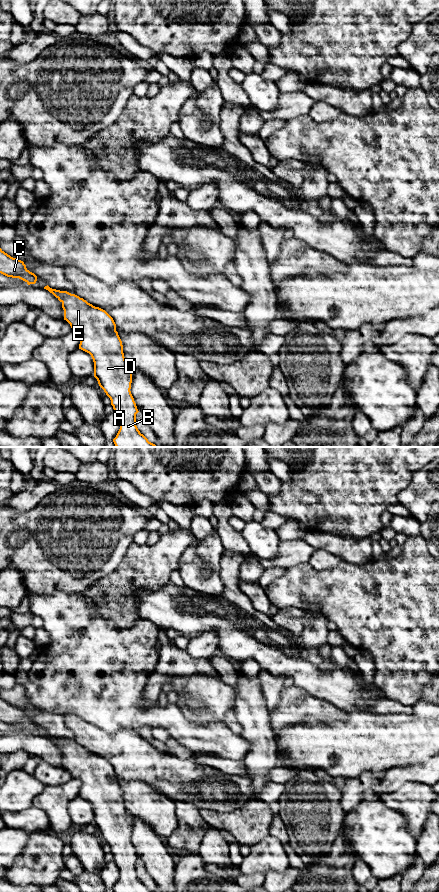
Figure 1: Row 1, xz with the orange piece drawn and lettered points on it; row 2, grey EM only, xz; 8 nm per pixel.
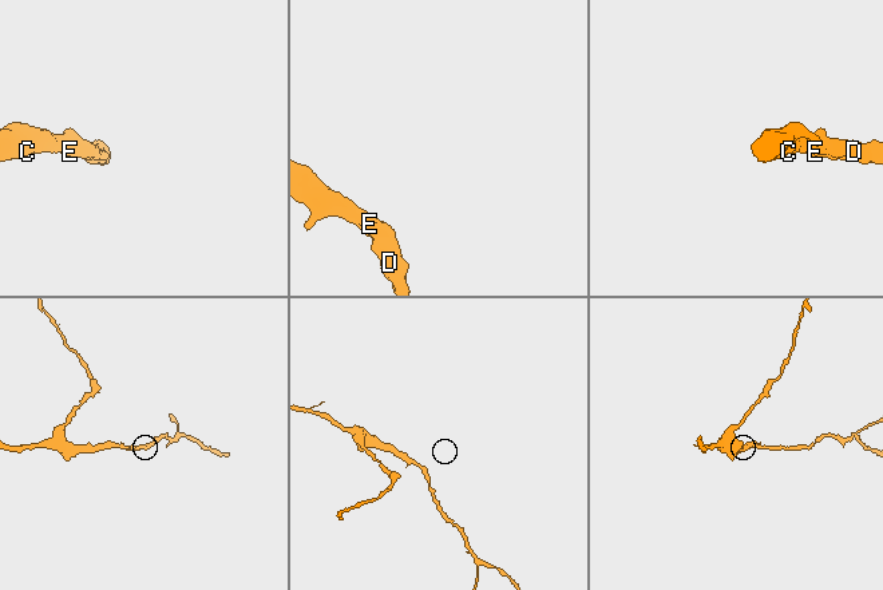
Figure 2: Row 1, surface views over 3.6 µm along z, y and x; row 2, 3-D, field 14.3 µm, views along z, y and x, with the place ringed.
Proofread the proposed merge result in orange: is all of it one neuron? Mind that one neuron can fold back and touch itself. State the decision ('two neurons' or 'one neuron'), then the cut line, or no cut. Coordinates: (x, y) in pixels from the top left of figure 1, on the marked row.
one neuron | no cut

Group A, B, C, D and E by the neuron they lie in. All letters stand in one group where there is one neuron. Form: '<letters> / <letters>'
A B C D E

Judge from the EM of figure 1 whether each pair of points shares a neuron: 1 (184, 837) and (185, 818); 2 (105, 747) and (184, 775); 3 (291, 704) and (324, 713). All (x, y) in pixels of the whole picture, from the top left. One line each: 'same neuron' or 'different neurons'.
1: same neuron
2: same neuron
3: same neuron

